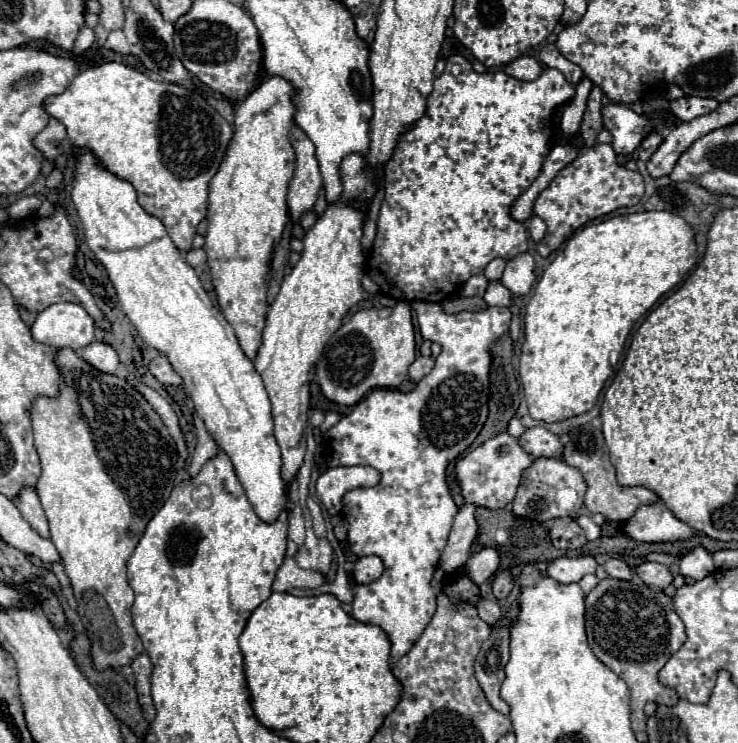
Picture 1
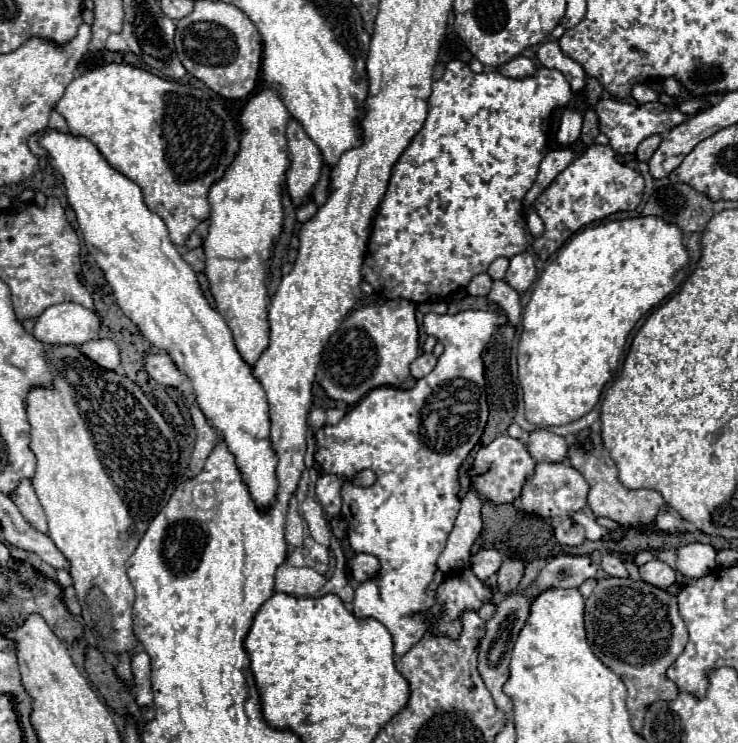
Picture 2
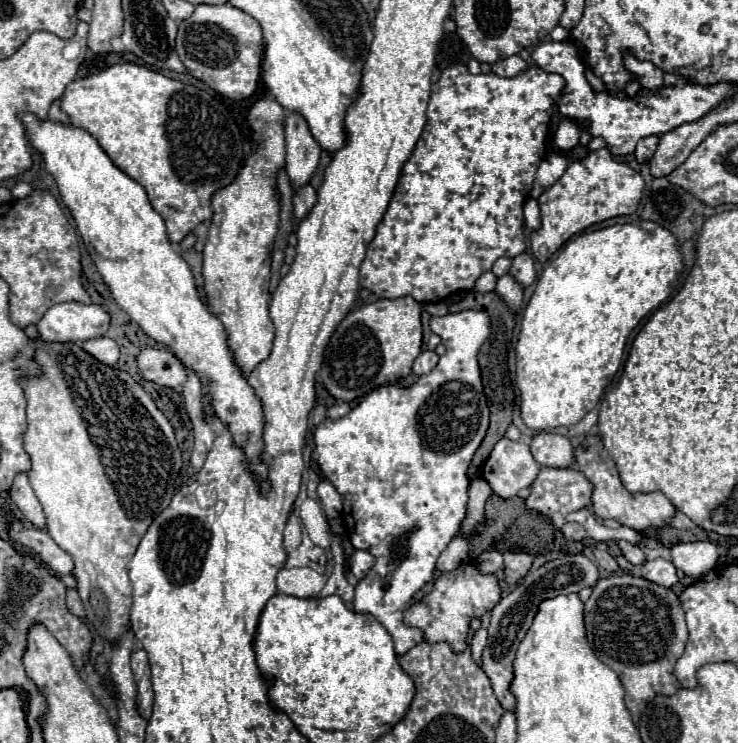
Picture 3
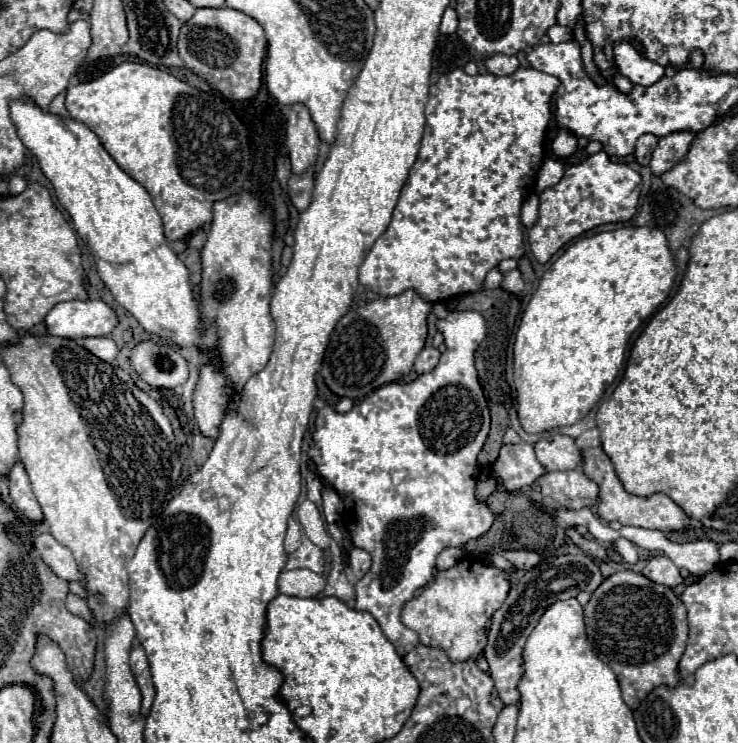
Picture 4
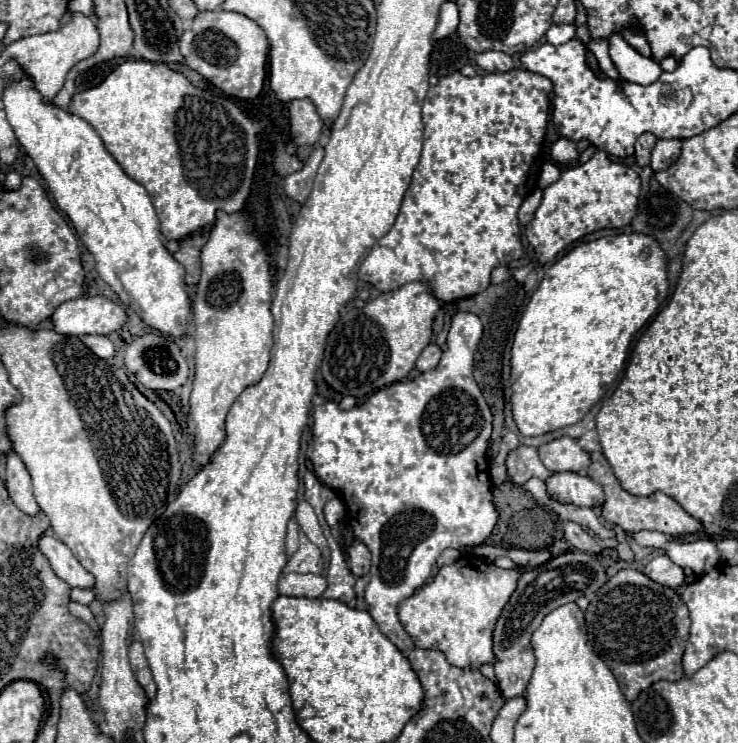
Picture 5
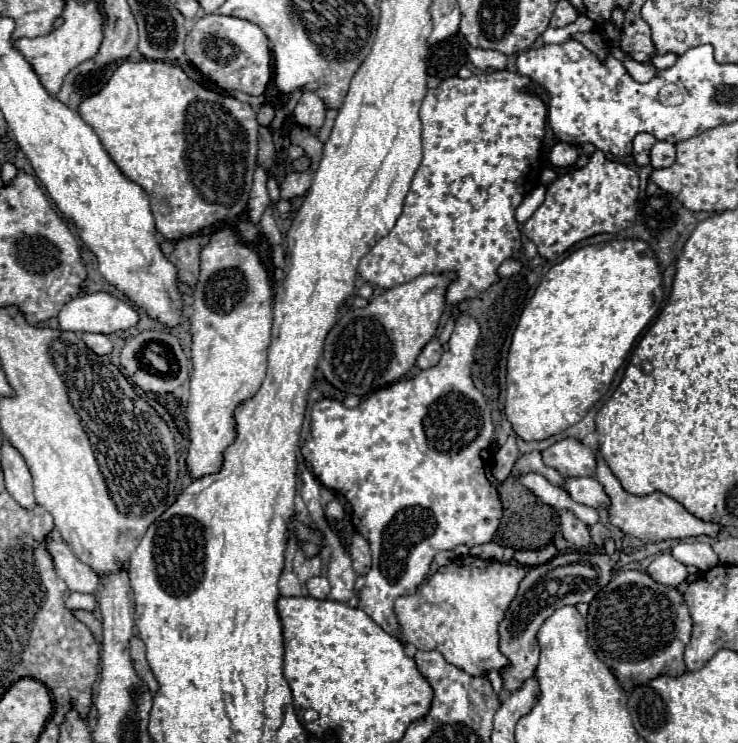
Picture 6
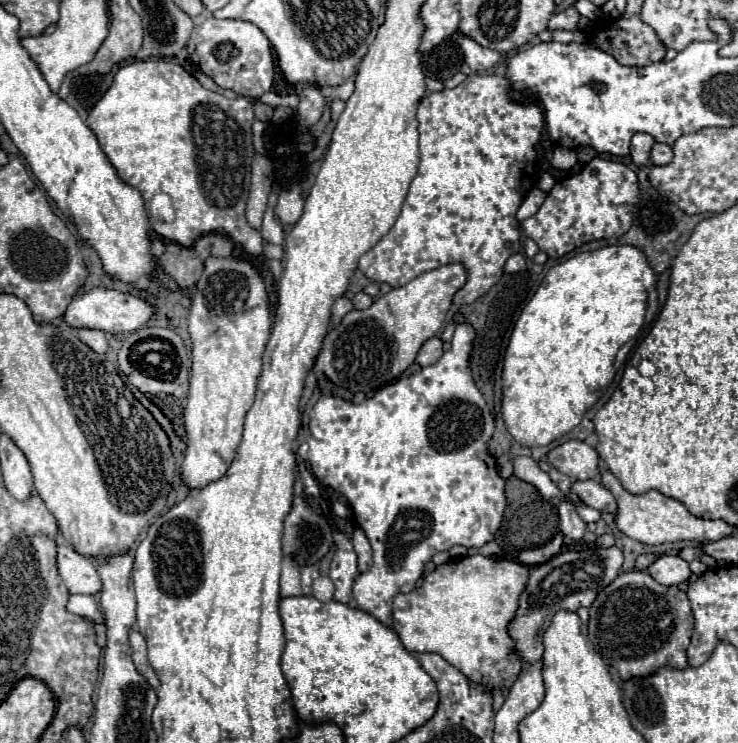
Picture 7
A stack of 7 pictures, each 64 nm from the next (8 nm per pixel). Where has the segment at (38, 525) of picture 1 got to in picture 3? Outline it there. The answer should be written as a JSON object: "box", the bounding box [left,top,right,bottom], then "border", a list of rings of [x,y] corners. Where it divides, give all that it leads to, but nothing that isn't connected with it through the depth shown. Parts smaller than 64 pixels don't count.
{"box":[10,472,44,528],"border":[[[18,472],[14,482],[12,482],[12,488],[10,488],[10,498],[12,502],[20,508],[20,512],[38,528],[44,528],[44,512],[42,512],[42,506],[38,502],[38,498],[34,496],[34,490],[28,482],[28,476],[24,472]]]}

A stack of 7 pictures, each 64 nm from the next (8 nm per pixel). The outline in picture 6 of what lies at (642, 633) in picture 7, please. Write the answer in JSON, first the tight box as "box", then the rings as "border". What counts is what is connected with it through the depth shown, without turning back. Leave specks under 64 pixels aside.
{"box":[586,570,692,690],"border":[[[640,570],[618,572],[610,580],[610,584],[602,588],[602,592],[598,592],[598,596],[590,602],[590,612],[586,620],[588,620],[588,644],[598,654],[598,658],[614,670],[624,690],[628,690],[634,684],[646,684],[646,680],[652,680],[654,676],[660,674],[680,676],[682,672],[686,672],[684,650],[692,634],[692,618],[688,606],[676,588],[658,584],[646,572]]]}

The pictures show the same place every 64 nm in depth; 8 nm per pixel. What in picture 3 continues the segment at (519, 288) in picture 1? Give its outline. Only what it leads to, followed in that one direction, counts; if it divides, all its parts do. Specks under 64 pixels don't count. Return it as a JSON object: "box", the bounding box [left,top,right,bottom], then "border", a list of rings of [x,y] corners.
{"box":[510,254,536,286],"border":[[[530,254],[516,256],[516,258],[514,258],[514,264],[512,264],[512,268],[510,268],[510,274],[512,274],[522,286],[530,286],[530,284],[534,282],[534,278],[536,278],[532,256],[530,256]]]}

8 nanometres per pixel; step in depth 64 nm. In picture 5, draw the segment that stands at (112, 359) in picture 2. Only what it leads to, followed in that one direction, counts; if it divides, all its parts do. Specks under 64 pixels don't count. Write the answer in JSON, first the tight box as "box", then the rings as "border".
{"box":[80,336,114,358],"border":[[[82,336],[80,338],[98,358],[112,358],[114,356],[114,344],[106,336]]]}

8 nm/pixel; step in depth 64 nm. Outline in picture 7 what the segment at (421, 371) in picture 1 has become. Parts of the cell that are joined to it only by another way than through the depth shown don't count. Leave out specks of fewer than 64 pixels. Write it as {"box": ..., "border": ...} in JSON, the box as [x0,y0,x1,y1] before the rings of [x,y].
{"box":[416,336,442,366],"border":[[[434,336],[434,338],[430,338],[430,340],[426,340],[422,344],[422,348],[420,348],[418,356],[416,356],[416,362],[420,366],[430,366],[430,364],[438,362],[440,356],[442,356],[442,340],[438,336]]]}

